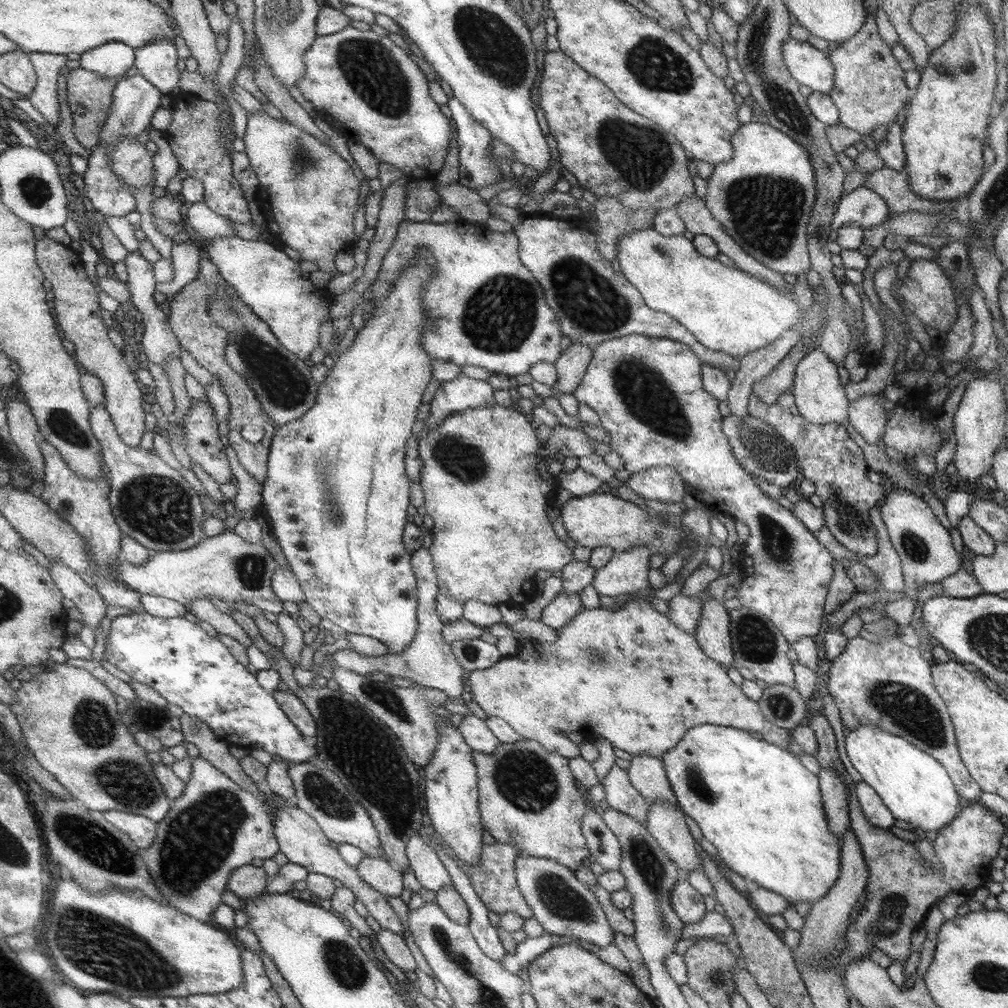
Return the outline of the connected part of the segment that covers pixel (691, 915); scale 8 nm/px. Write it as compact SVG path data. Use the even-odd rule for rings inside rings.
M684 877L674 885L671 894L674 910L684 925L695 924L706 914L705 897Z

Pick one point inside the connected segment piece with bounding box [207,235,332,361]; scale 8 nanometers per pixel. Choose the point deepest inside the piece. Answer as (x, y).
(267, 280)

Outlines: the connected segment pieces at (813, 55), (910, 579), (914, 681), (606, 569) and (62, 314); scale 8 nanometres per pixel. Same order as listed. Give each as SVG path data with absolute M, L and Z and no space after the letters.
M789 36L782 44L782 57L799 84L824 95L829 95L833 90L835 67L830 56L824 51Z
M895 487L879 510L891 543L899 555L909 598L916 598L920 586L940 583L963 568L960 556L952 546L950 532L936 520L928 504L917 492Z
M890 630L878 638L878 643L859 636L848 640L844 652L832 660L826 687L840 710L842 723L850 730L865 724L880 727L892 734L900 734L900 738L908 738L908 742L916 742L916 746L924 746L924 750L947 769L955 781L956 790L974 803L982 790L961 759L950 714L946 712L942 696L932 686L930 662L918 647L902 644L898 634Z
M630 546L628 550L616 551L614 557L604 566L596 570L596 575L593 578L591 585L596 589L601 596L620 596L620 594L638 593L644 588L650 586L648 582L648 570L651 568L650 550L644 546Z
M44 236L38 240L37 252L39 263L47 274L47 280L53 285L56 294L55 311L57 318L65 332L66 338L76 343L78 362L83 364L86 372L96 373L102 377L106 385L106 407L112 413L120 437L130 447L138 447L140 438L144 434L144 408L142 408L142 390L136 384L136 376L130 372L128 364L124 362L127 355L118 348L108 335L108 326L102 318L100 296L90 280L80 251L74 246L66 246L54 239Z

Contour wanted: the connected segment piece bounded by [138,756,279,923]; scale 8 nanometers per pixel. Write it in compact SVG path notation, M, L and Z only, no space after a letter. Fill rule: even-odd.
M200 756L192 760L190 780L184 786L180 798L176 798L167 817L157 823L156 840L152 846L138 849L145 860L152 880L162 894L160 902L175 907L200 922L208 923L214 910L222 904L232 870L242 864L250 864L254 858L274 858L279 852L279 841L272 830L272 805L242 789L232 778Z

